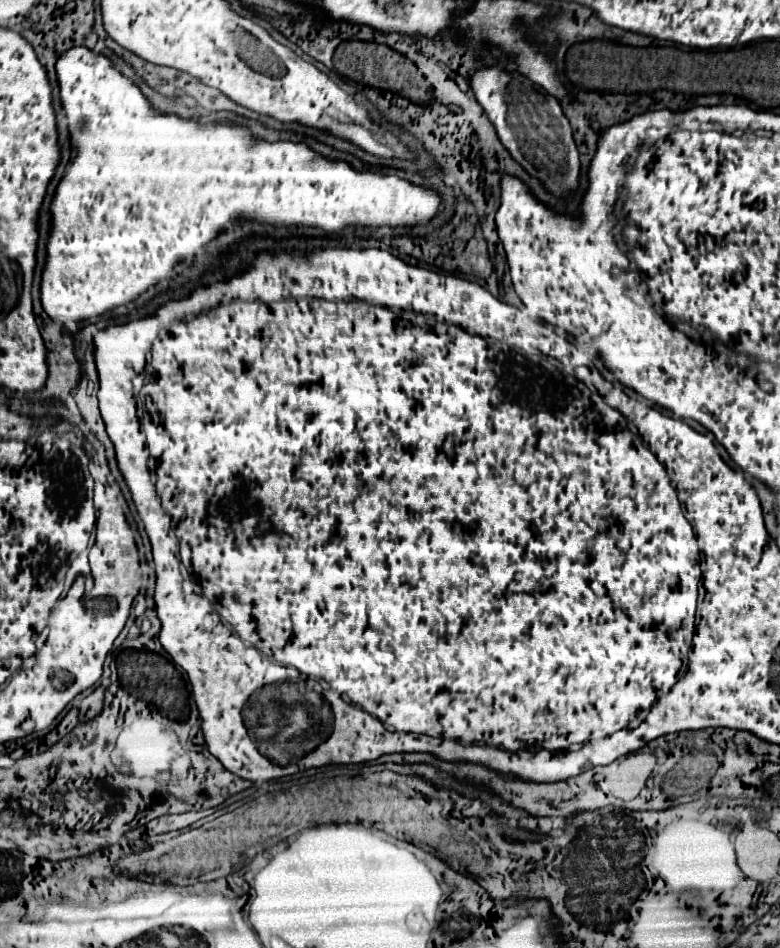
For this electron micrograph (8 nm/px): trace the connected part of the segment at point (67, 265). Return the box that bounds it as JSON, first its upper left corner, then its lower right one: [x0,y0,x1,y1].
[42,46,440,322]

